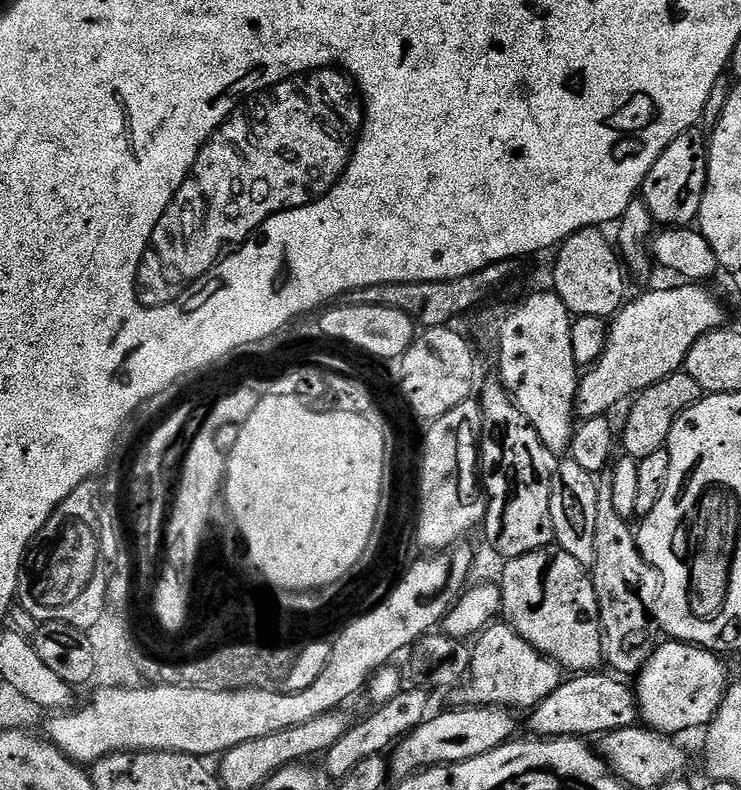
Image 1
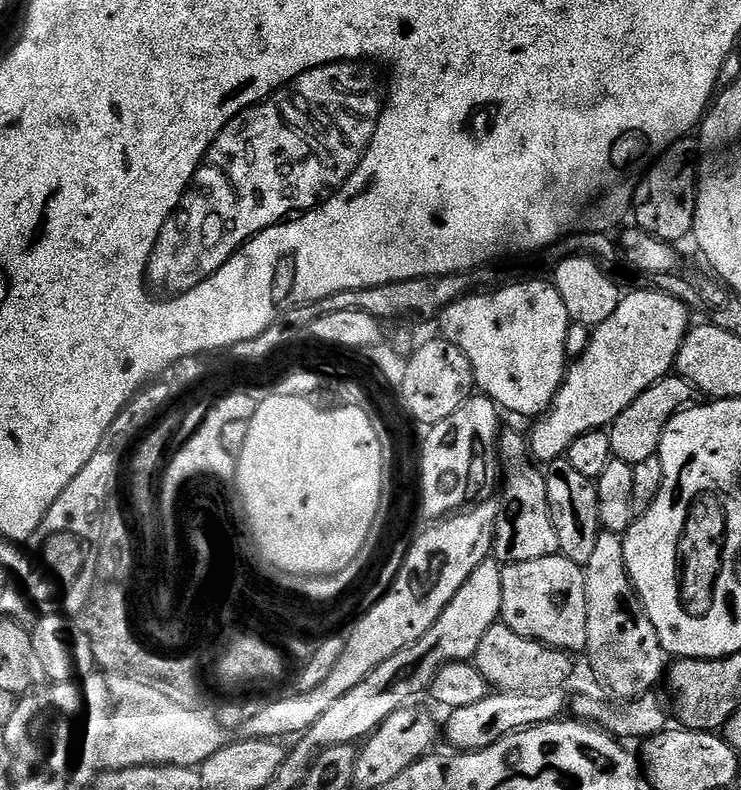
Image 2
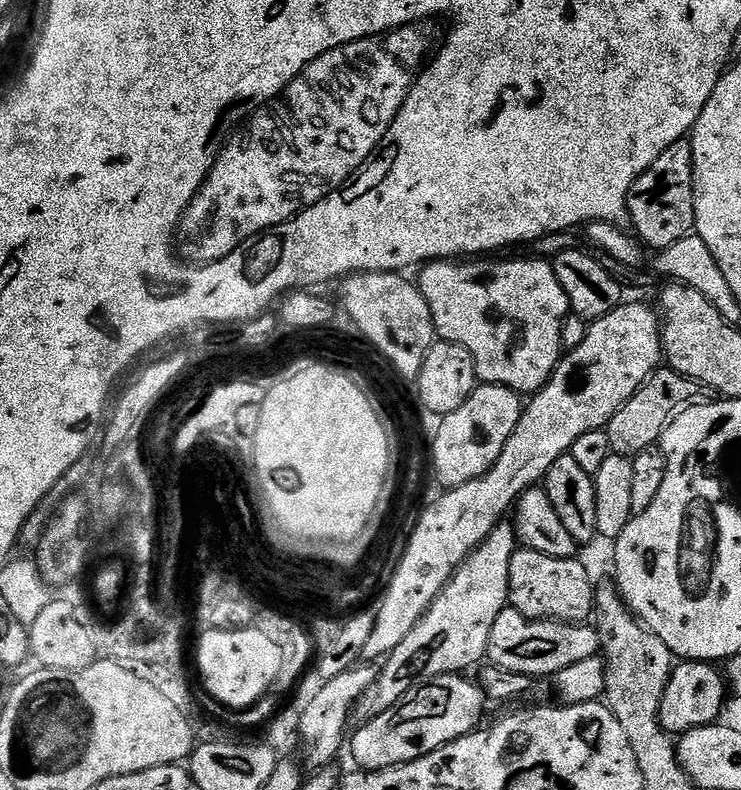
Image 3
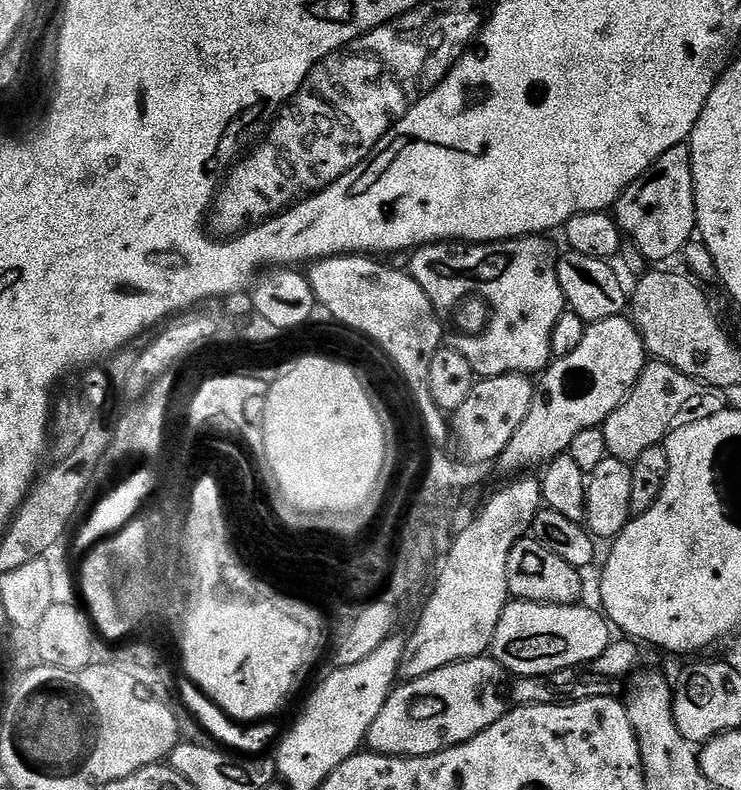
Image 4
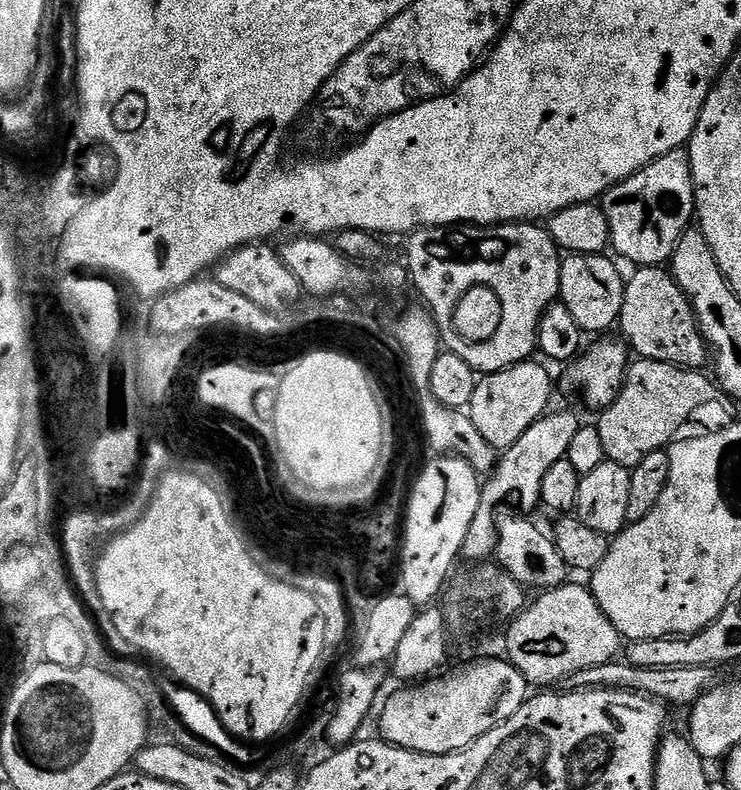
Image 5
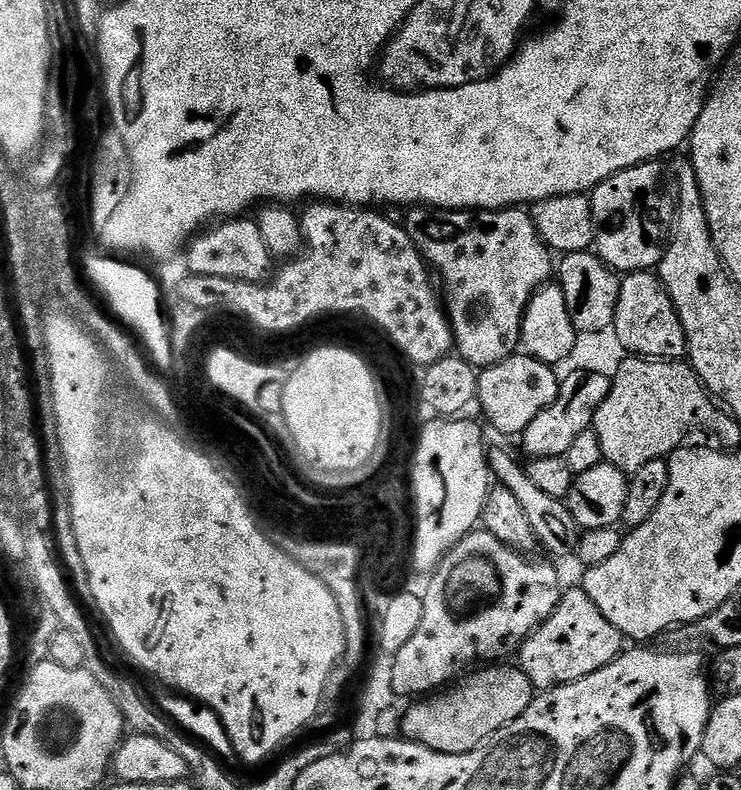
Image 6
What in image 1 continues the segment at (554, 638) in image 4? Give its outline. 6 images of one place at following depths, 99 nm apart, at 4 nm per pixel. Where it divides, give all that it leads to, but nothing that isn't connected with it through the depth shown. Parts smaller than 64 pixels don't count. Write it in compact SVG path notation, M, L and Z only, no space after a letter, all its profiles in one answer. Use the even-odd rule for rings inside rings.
M493 622L475 637L472 667L463 684L451 693L453 705L531 710L562 682L562 669L526 642L507 622Z

